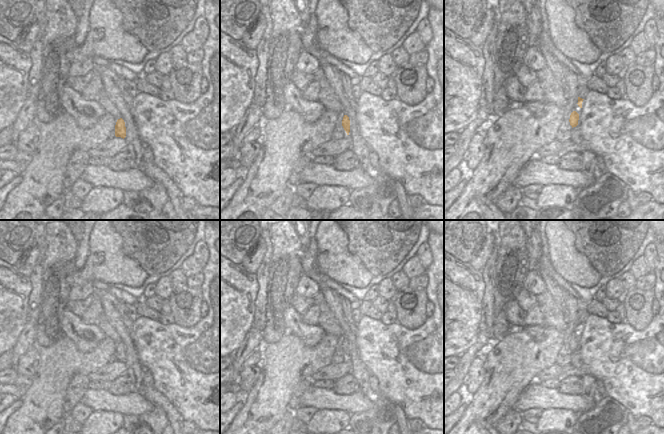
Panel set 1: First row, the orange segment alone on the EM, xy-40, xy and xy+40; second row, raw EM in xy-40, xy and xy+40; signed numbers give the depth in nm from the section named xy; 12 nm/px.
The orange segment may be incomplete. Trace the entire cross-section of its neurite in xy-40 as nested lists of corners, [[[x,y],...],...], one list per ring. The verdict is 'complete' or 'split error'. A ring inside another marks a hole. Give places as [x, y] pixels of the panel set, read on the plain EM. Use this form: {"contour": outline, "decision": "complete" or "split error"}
{"contour": [[[122,342],[118,343],[115,349],[115,360],[125,362],[126,361],[126,351],[125,346]]], "decision": "complete"}

